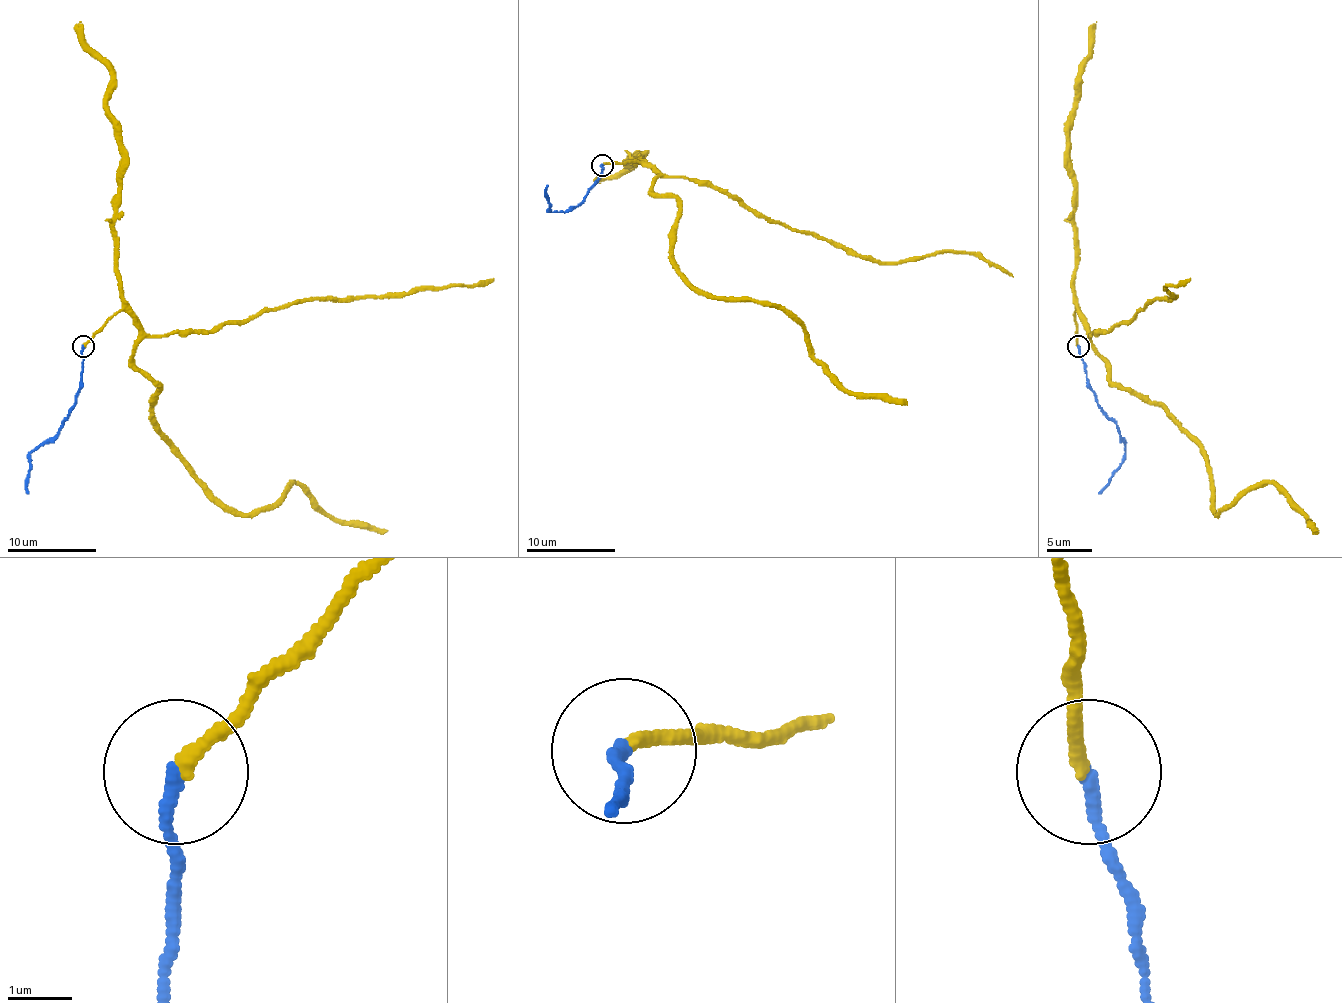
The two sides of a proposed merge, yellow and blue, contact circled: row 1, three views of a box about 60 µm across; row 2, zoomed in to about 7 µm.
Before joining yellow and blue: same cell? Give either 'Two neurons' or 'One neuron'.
One neuron

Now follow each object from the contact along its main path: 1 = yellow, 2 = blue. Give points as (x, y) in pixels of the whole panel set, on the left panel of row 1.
1: (82, 344), (120, 311), (134, 320), (154, 425), (225, 505), (265, 512), (296, 483), (328, 514), (388, 530)
2: (82, 347), (82, 387), (69, 416), (55, 434), (31, 454), (29, 494)

